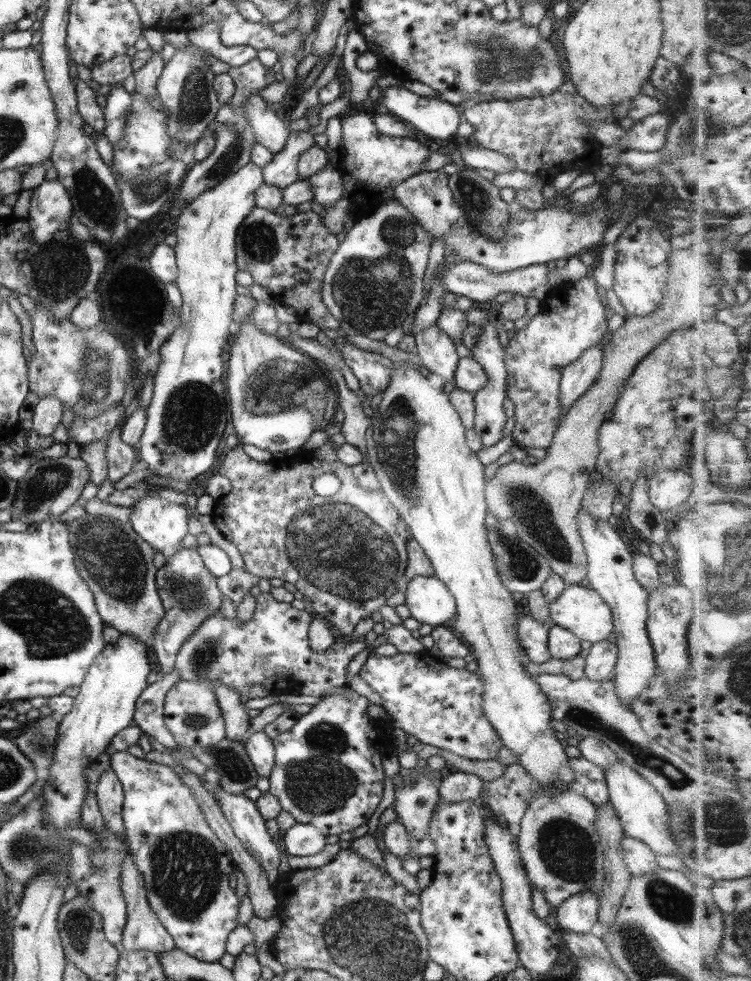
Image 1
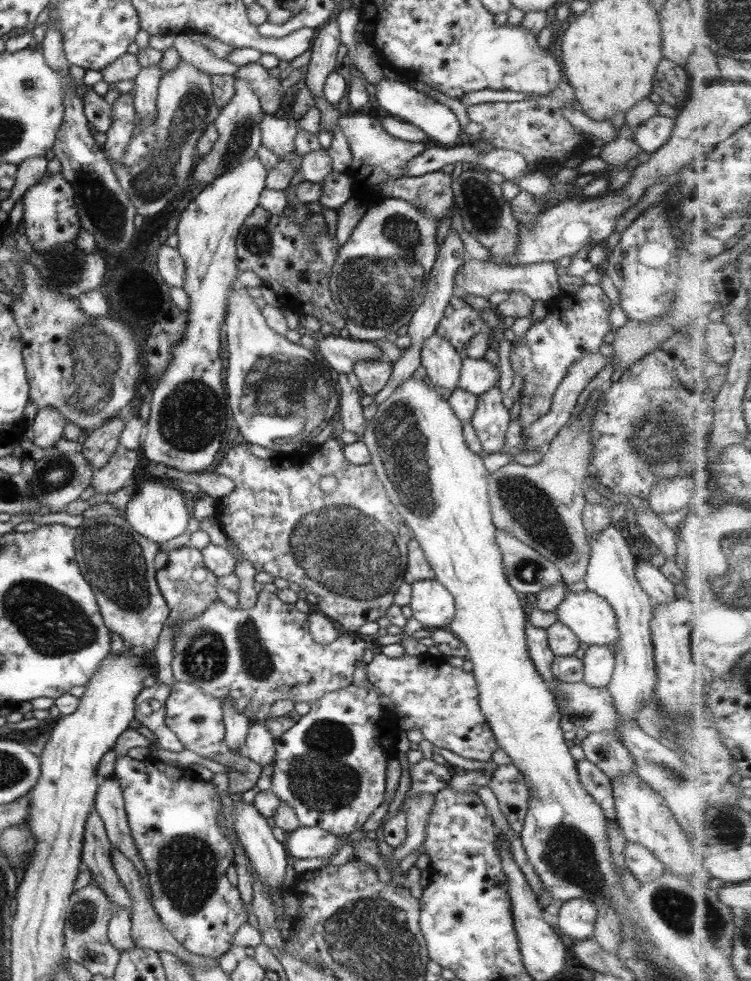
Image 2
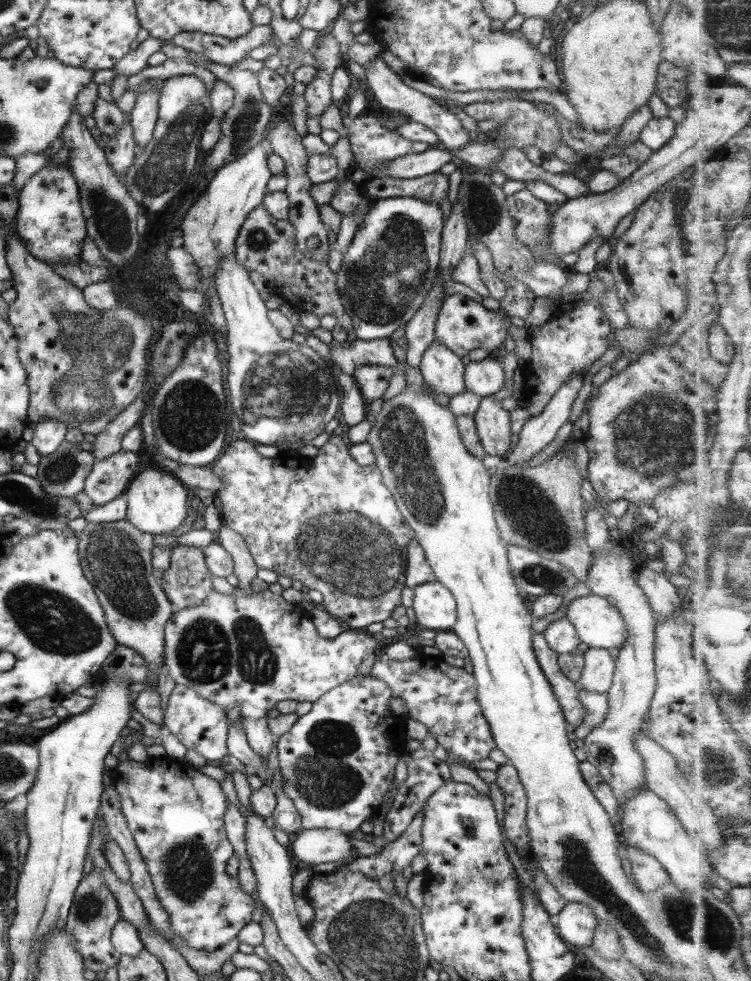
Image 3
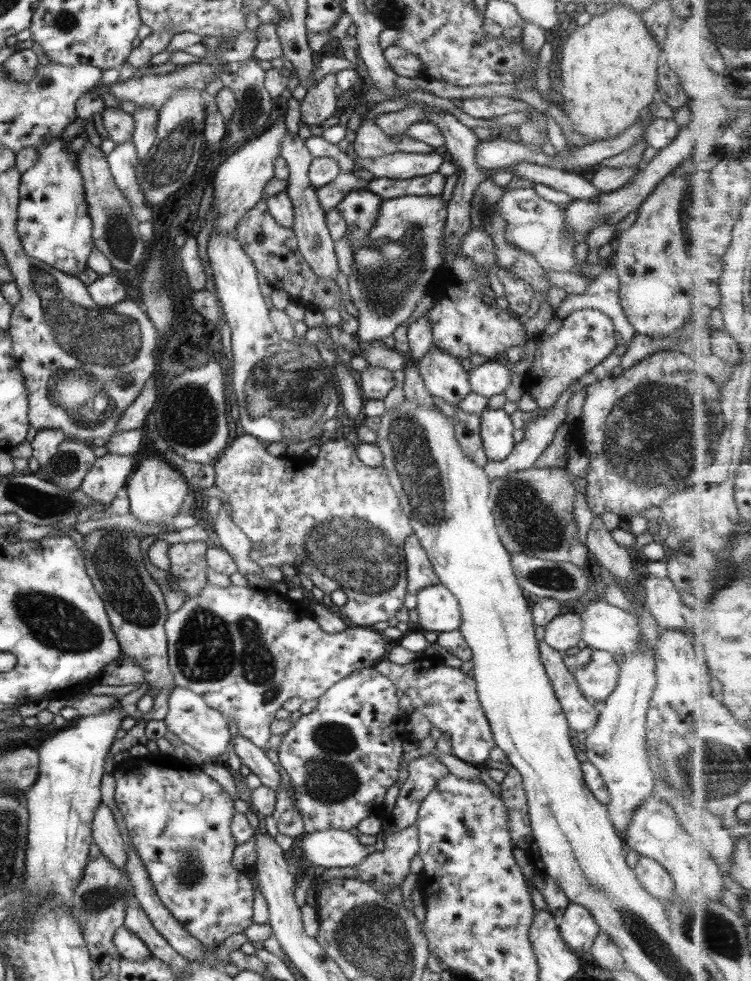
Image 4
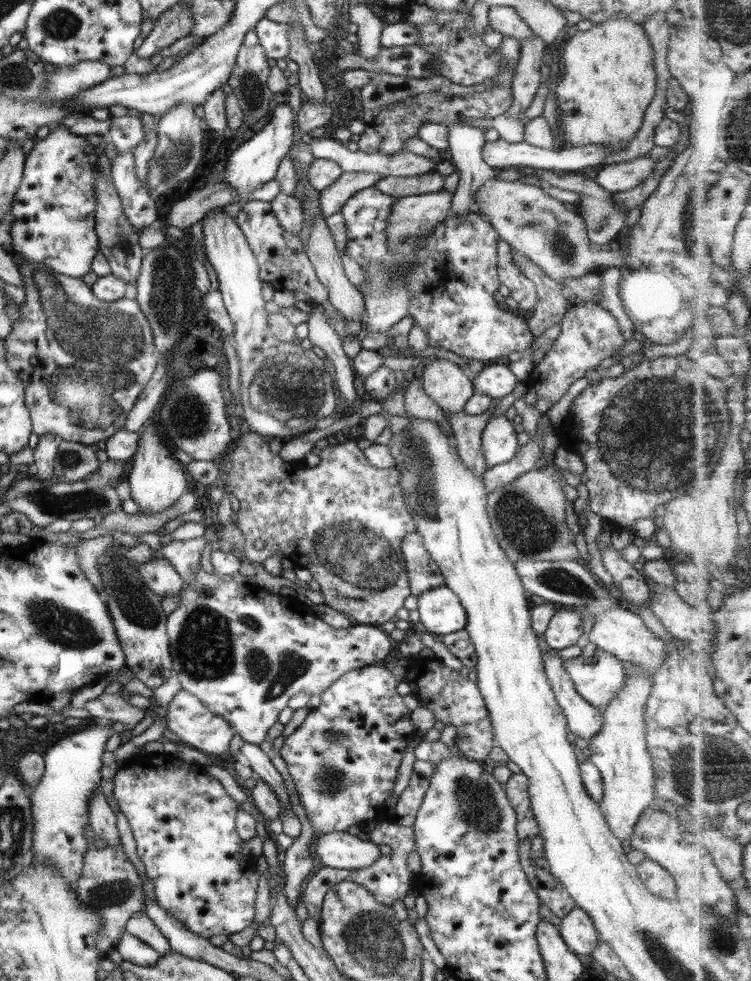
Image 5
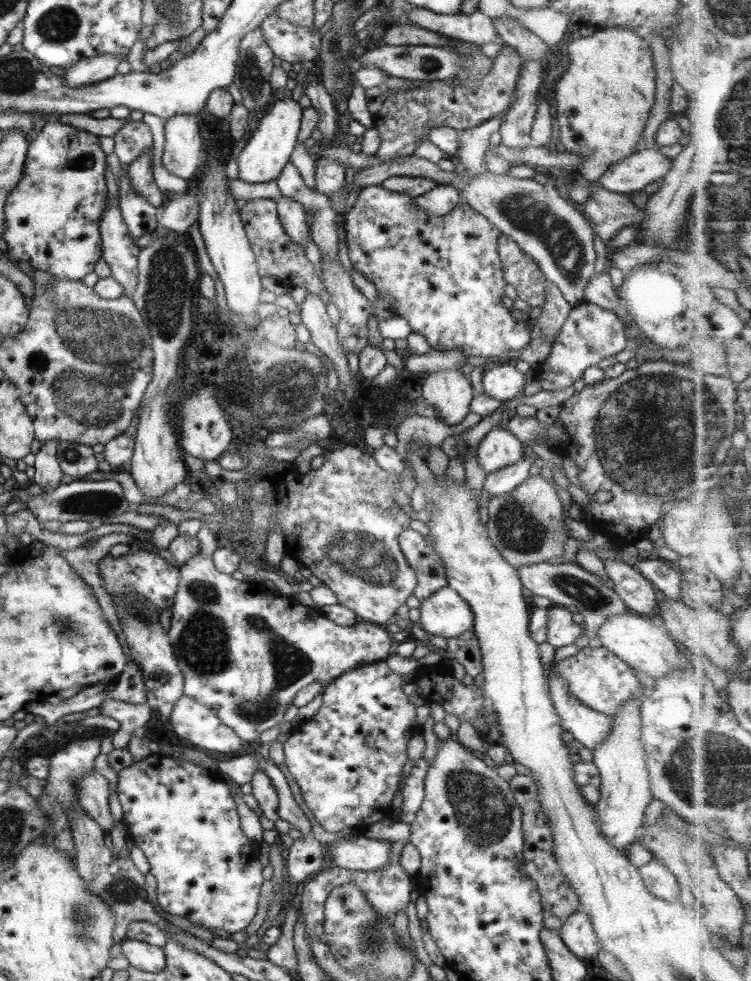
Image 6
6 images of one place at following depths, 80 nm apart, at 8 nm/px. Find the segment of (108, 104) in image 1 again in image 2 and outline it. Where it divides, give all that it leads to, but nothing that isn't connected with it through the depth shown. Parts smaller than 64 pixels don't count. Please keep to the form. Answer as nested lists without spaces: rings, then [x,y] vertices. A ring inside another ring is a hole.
[[[119,93],[114,101],[111,104],[111,125],[105,131],[106,141],[102,147],[106,158],[120,162],[135,126],[135,112],[131,95]]]

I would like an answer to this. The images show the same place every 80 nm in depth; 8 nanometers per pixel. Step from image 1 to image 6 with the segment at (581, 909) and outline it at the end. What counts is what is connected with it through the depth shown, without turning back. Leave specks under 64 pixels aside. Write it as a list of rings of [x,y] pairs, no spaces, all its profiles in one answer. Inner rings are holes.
[[[577,910],[562,919],[558,931],[563,945],[579,960],[589,960],[600,950],[590,918]]]

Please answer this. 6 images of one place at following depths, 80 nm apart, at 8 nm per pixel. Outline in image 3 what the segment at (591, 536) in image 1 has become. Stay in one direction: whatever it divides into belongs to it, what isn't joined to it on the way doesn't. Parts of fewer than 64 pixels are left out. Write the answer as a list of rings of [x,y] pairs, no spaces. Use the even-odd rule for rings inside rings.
[[[613,528],[608,530],[610,549],[606,553],[595,553],[592,555],[592,562],[587,571],[587,578],[584,584],[589,587],[591,594],[601,596],[613,607],[619,611],[625,627],[625,638],[621,646],[614,653],[614,671],[612,679],[607,689],[608,711],[603,722],[597,727],[592,727],[590,732],[583,739],[583,752],[586,761],[597,767],[599,774],[605,779],[605,782],[612,788],[612,793],[618,802],[618,816],[620,818],[620,804],[632,793],[633,789],[644,786],[644,768],[641,757],[635,751],[633,745],[633,735],[639,730],[642,718],[647,714],[651,697],[655,688],[654,675],[654,618],[651,608],[641,588],[636,583],[635,573],[632,571],[631,558],[628,551],[624,549],[624,545],[619,536],[621,533]]]

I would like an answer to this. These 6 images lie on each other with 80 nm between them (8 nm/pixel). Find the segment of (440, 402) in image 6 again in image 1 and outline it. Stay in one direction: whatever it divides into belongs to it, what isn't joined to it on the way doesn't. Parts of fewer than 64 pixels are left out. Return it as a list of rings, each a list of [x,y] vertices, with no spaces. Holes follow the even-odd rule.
[[[427,325],[413,334],[416,355],[420,358],[425,372],[437,374],[443,380],[447,389],[452,385],[453,371],[459,356],[455,353],[453,341],[441,332],[437,325]]]

